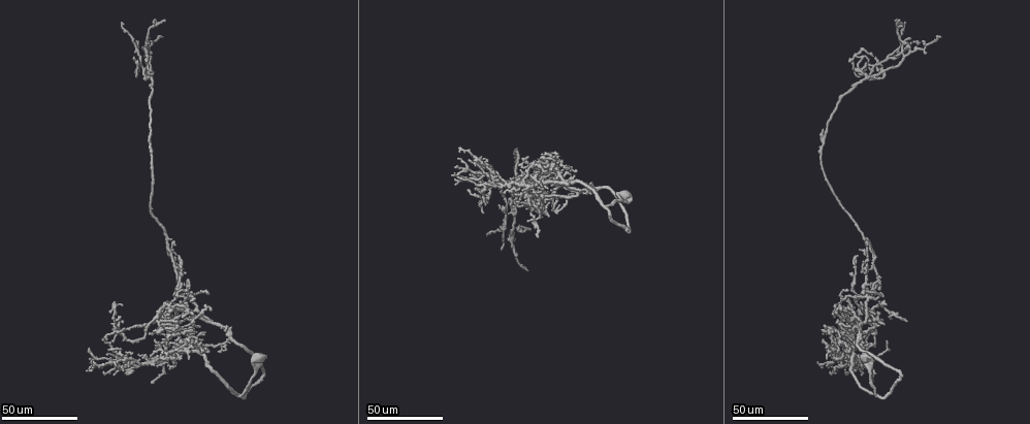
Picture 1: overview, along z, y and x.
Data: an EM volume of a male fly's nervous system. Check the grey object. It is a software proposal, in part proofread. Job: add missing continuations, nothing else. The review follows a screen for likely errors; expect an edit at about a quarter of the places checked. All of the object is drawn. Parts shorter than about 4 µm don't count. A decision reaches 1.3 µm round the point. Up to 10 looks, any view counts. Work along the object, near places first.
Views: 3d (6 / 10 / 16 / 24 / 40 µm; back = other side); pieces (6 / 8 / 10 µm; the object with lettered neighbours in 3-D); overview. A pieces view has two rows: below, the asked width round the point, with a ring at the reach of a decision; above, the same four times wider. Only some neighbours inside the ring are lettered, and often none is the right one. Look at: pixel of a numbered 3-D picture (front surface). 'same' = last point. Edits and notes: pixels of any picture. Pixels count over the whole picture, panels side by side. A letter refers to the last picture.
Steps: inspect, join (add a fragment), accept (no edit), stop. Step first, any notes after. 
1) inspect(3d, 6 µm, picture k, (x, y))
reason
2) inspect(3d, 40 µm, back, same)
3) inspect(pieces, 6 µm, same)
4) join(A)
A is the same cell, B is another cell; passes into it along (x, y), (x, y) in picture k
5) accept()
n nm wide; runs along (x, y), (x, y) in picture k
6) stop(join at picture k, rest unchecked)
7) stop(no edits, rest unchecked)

inspect(3d, 40 µm, picture 1, (917, 46))
an open end

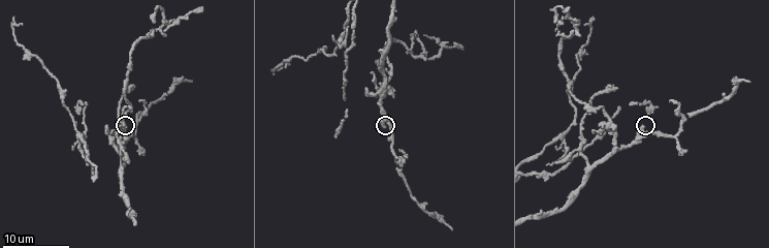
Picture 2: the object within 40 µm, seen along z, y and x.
inspect(pieces, 10 µm, picture 2, (644, 128))

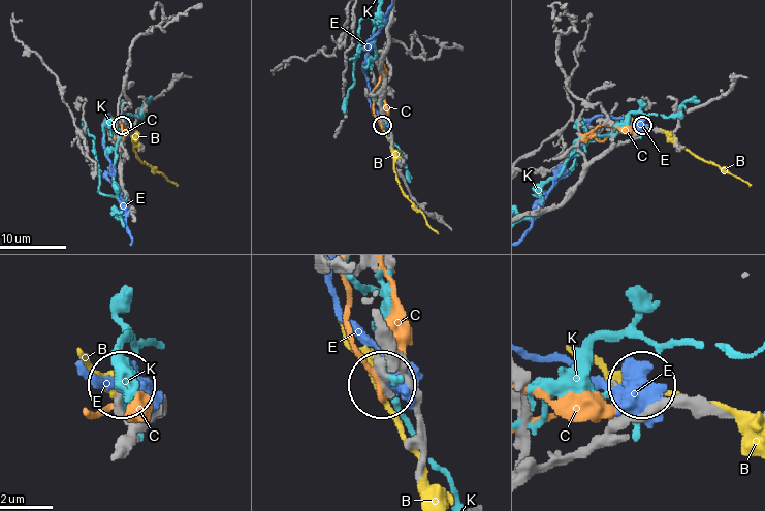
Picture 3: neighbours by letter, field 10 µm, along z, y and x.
accept()
B, C, E and K are other cells; no lettered fragment goes on from it

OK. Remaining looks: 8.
inspect(3d, 24 µm, picture 2, (668, 99))
branch stops here

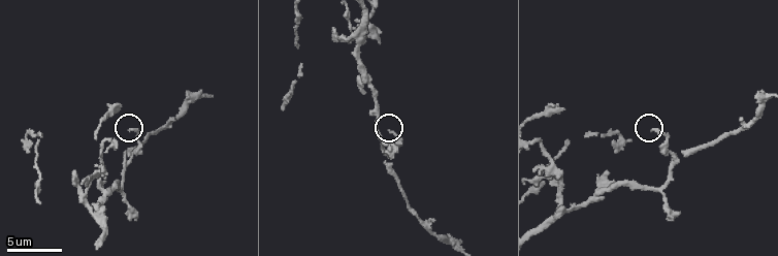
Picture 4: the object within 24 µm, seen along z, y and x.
inspect(pieces, 6 µm, picture 4, (131, 127))
see the neighbours

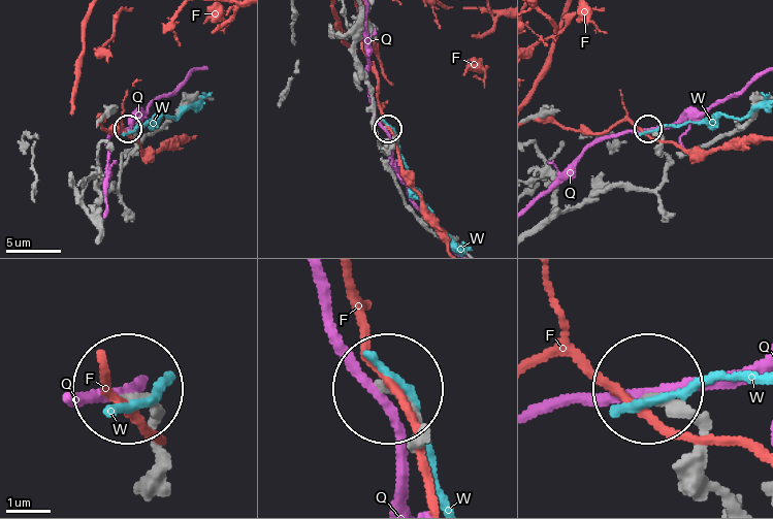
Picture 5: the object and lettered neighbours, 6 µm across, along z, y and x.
accept()
F, Q and W are other cells; runs along (416, 439), (386, 387) in picture 5; no lettered fragment goes on from it

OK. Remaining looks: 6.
inspect(3d, 40 µm, picture 1, (145, 70))
thin end

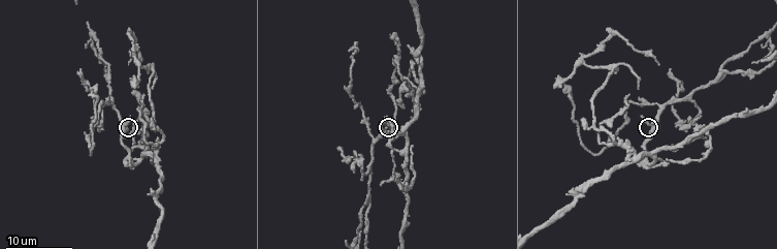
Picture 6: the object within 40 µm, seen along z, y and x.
inspect(pieces, 10 µm, picture 6, (641, 115))

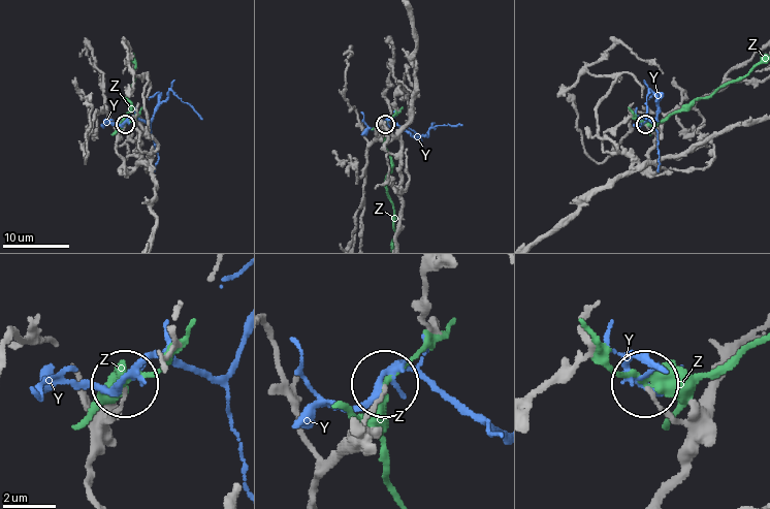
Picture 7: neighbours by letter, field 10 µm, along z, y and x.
accept()
120 nm wide; Y and Z are other cells; none of them fits

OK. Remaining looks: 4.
inspect(3d, 10 µm, picture 4, (81, 182))
free end

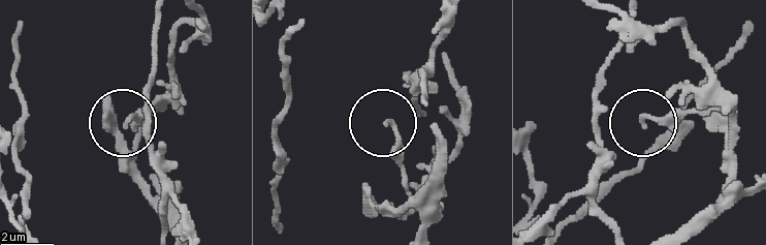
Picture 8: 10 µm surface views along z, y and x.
inspect(pieces, 10 µm, picture 8, (642, 123))

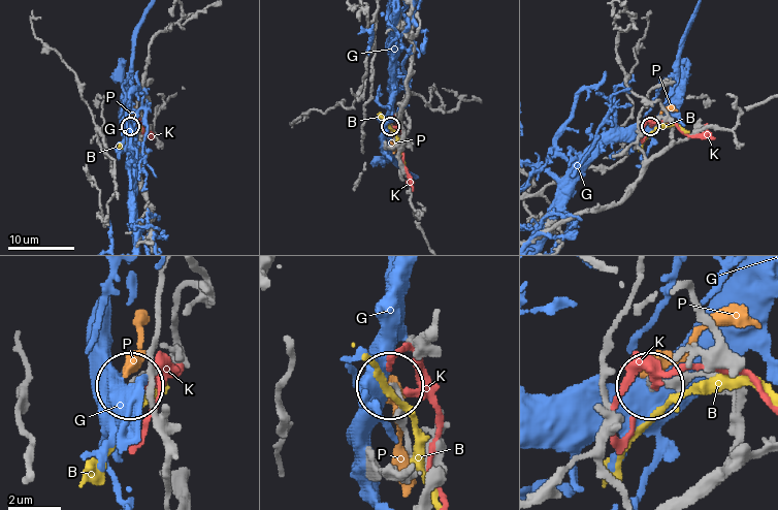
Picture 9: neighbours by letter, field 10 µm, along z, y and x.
accept()
B, G, K and P are other cells; none of them fits

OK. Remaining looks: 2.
inspect(3d, 16 µm, picture 6, (760, 62))
tapers out

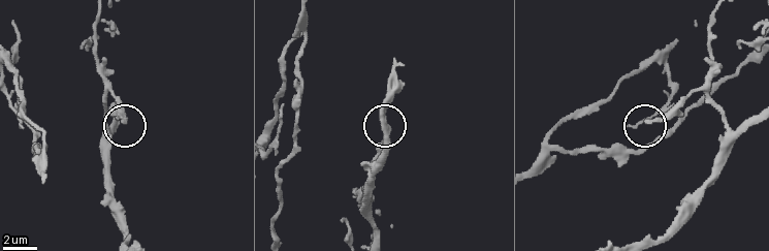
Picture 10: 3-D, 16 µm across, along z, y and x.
inspect(pieces, 6 µm, picture 10, (646, 119))
what lies round it

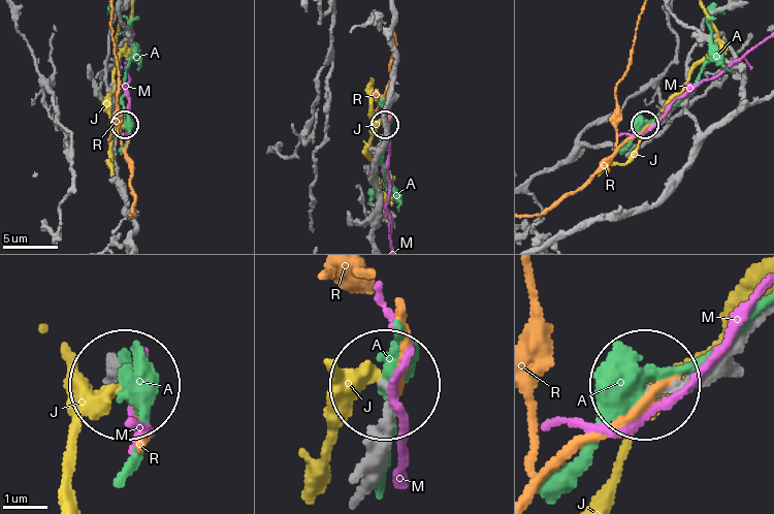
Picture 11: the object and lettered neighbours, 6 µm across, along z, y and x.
accept()
A, J, M and R are other cells; runs along (624, 217), (654, 203), (696, 131), (679, 106), (647, 126) in picture 11; none of them fits

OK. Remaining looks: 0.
stop(no edits, rest unchecked)

